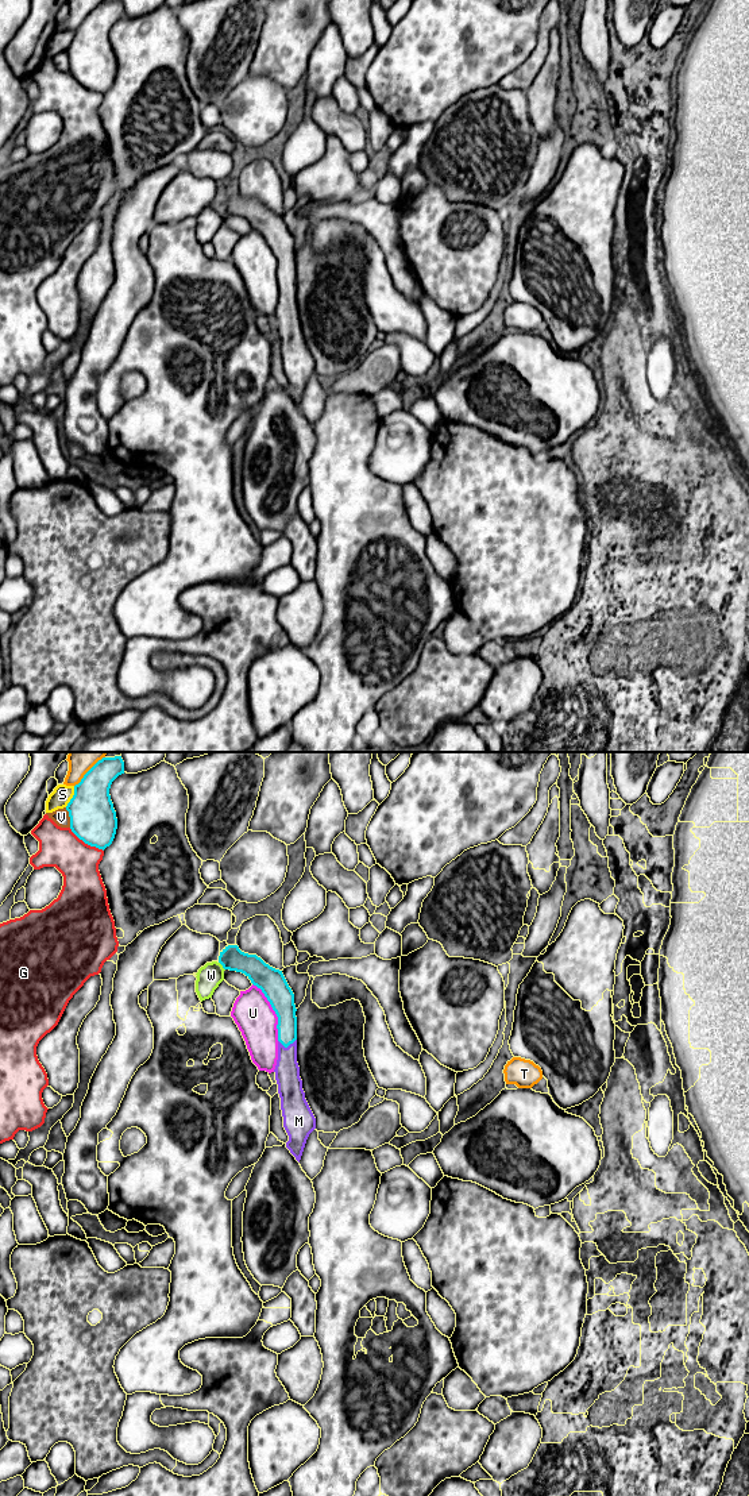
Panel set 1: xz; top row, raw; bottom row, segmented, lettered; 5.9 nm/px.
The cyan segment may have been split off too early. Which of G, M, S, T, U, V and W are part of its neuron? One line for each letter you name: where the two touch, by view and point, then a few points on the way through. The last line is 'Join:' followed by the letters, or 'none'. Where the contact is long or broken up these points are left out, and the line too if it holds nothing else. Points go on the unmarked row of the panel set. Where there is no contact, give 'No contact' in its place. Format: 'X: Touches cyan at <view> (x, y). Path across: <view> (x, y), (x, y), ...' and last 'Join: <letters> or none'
M: Touches cyan at xz (286, 290). Path across: xz (284, 249), (286, 257), (286, 290), (286, 315)
Join: M

